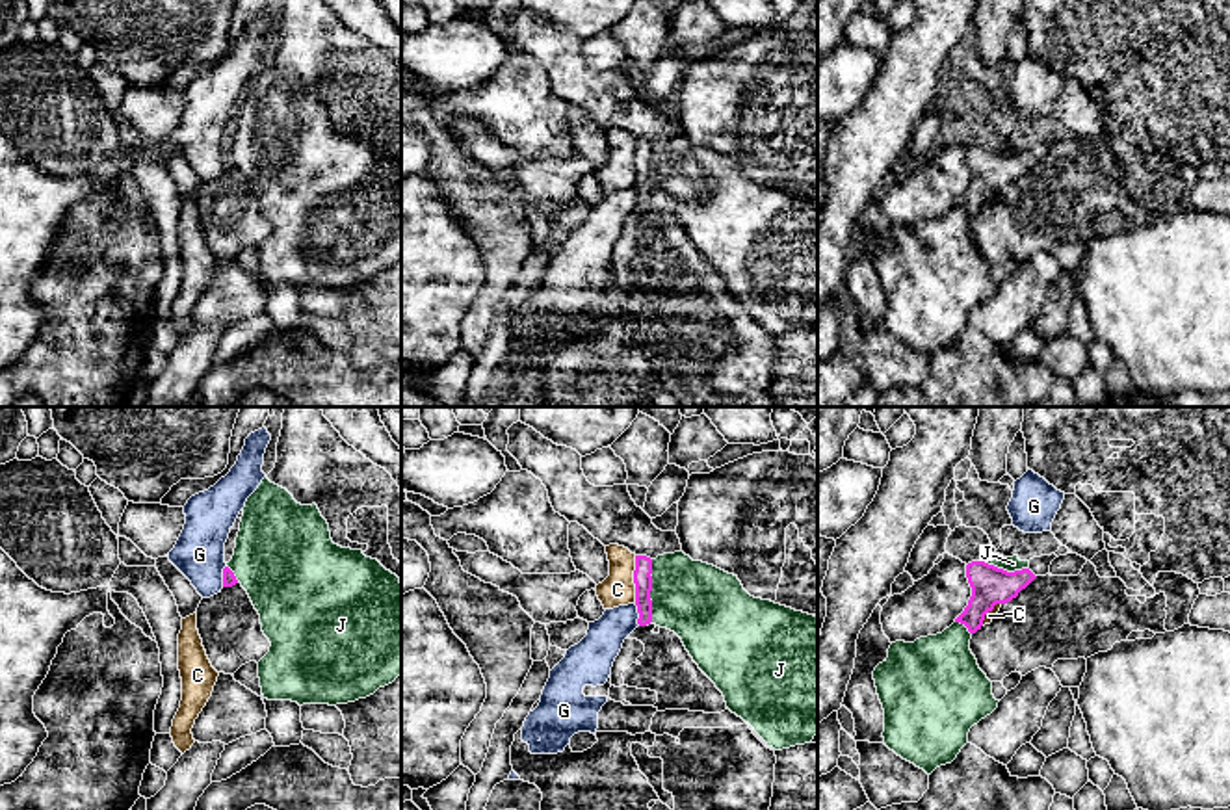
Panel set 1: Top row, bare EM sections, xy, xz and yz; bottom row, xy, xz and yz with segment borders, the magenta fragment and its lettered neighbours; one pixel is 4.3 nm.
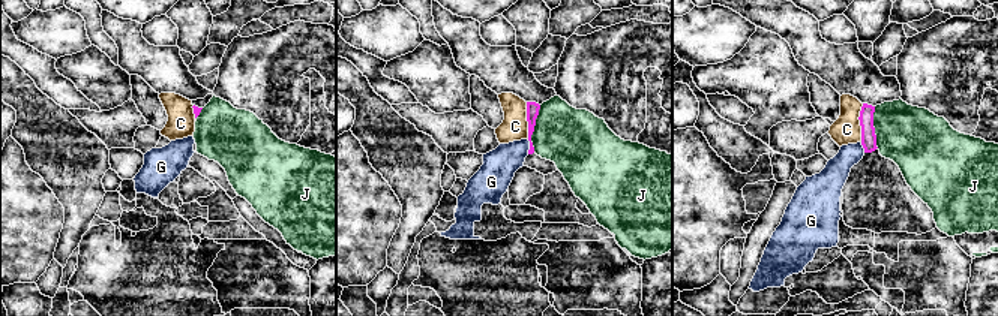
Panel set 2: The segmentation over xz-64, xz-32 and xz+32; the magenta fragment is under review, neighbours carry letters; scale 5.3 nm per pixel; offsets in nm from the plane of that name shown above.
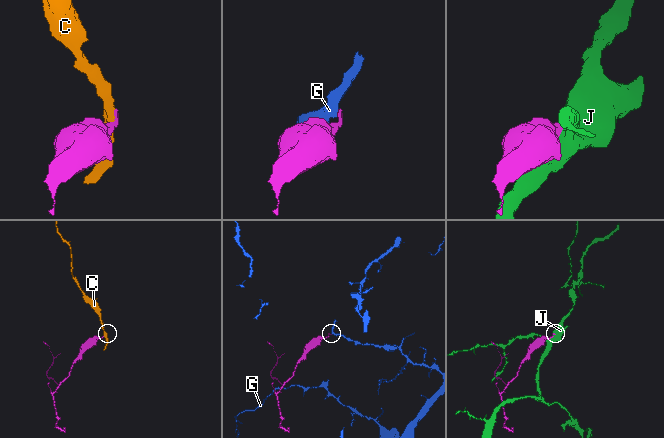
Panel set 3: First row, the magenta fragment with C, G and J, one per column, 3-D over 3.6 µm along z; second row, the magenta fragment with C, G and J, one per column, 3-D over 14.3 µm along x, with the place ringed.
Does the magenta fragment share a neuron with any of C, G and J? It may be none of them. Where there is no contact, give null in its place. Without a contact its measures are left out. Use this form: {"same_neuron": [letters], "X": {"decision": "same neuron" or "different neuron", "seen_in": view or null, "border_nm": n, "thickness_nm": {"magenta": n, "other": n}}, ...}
{"same_neuron": [], "C": {"decision": "different neuron", "seen_in": "xz", "border_nm": 200, "thickness_nm": {"magenta": 80, "other": 140}}, "G": {"decision": "different neuron", "seen_in": "xz", "border_nm": 100, "thickness_nm": {"magenta": 80, "other": 170}}, "J": {"decision": "different neuron", "seen_in": "xz", "border_nm": 280, "thickness_nm": {"magenta": 80, "other": 360}}}

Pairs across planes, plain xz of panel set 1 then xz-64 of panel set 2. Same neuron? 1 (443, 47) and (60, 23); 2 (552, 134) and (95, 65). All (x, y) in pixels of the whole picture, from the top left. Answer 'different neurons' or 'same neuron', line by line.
1: same neuron
2: same neuron

